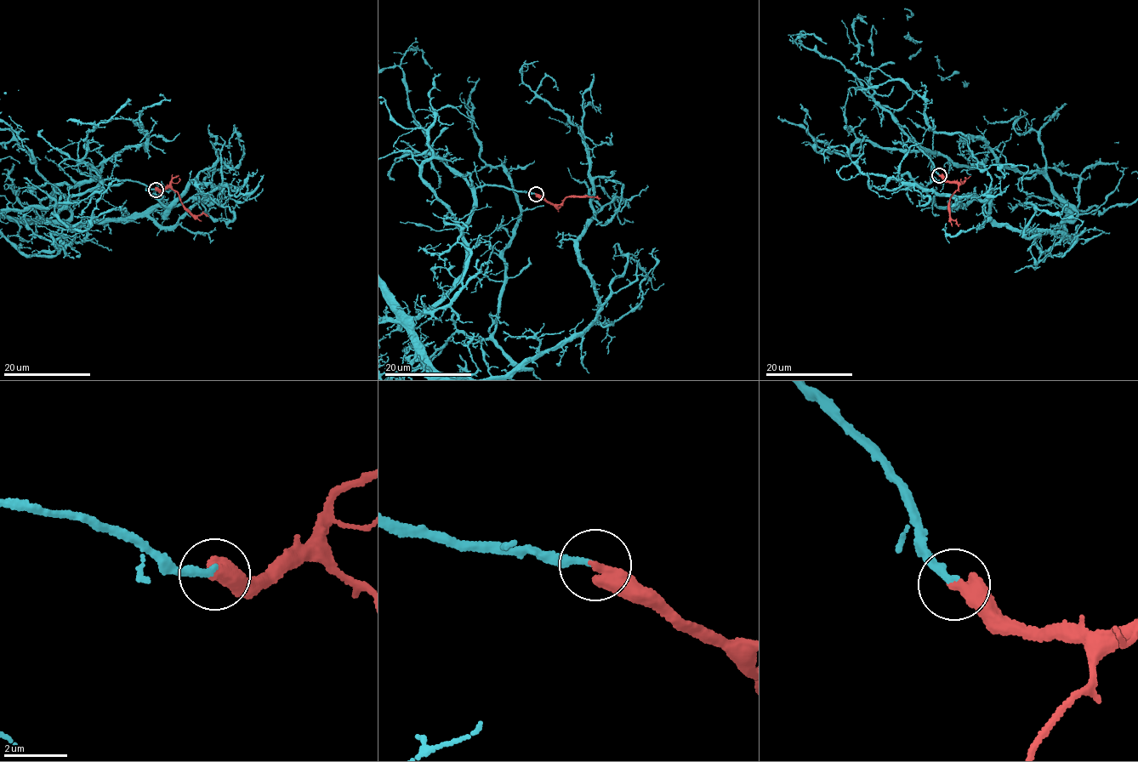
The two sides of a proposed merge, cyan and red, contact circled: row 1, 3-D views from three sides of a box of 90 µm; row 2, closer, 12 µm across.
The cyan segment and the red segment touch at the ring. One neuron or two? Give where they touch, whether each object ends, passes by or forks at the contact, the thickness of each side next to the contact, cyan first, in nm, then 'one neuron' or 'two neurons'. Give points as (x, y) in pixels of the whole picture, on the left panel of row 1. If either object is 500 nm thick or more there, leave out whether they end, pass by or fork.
(156, 190) | cyan ends | red ends | 240/480 nm | one neuron

